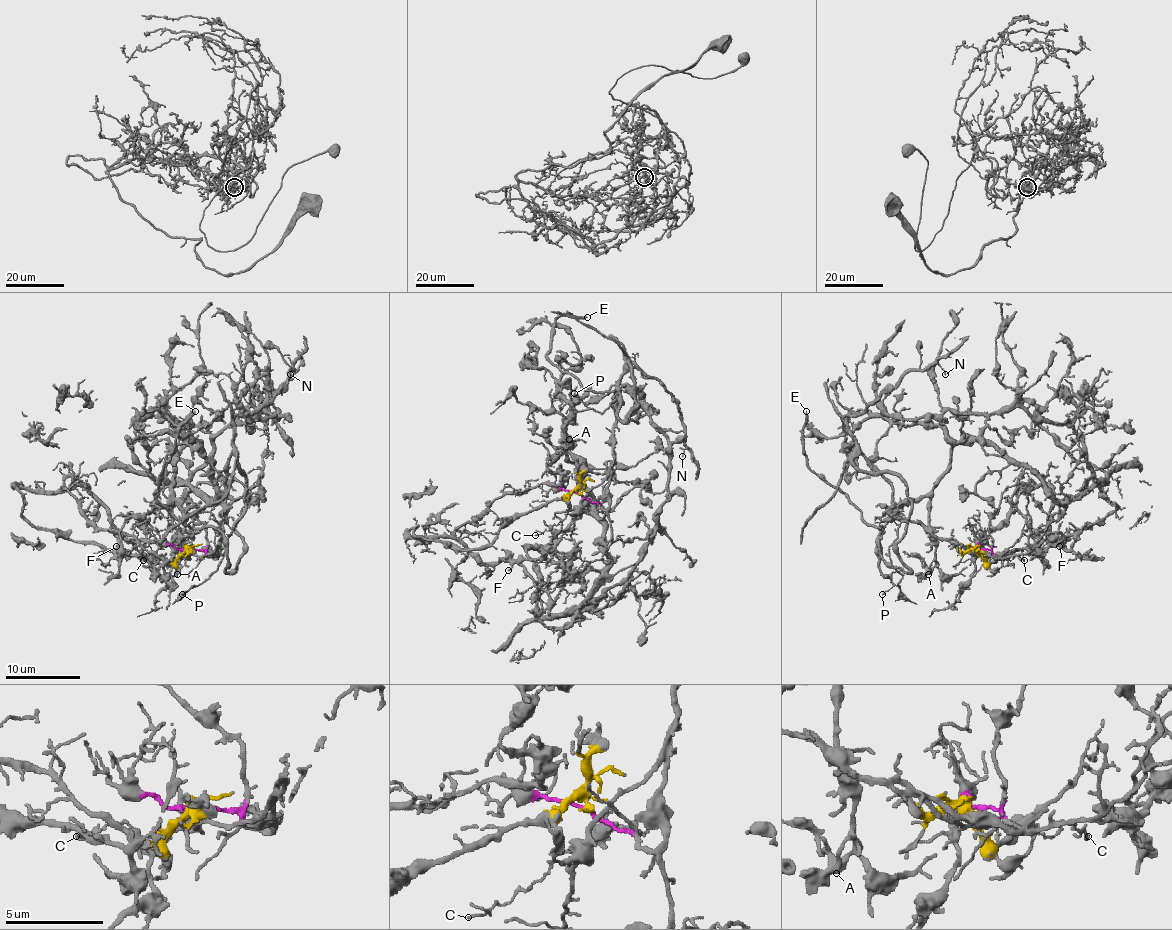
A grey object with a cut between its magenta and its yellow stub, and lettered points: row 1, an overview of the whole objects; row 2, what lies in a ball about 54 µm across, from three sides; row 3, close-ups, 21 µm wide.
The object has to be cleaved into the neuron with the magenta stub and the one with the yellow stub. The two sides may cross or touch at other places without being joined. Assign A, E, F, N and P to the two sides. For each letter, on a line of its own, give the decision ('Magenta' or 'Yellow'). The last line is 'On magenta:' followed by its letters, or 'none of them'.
A: Yellow
E: Magenta
F: Yellow
N: Magenta
P: Magenta
On magenta: E, N, P

